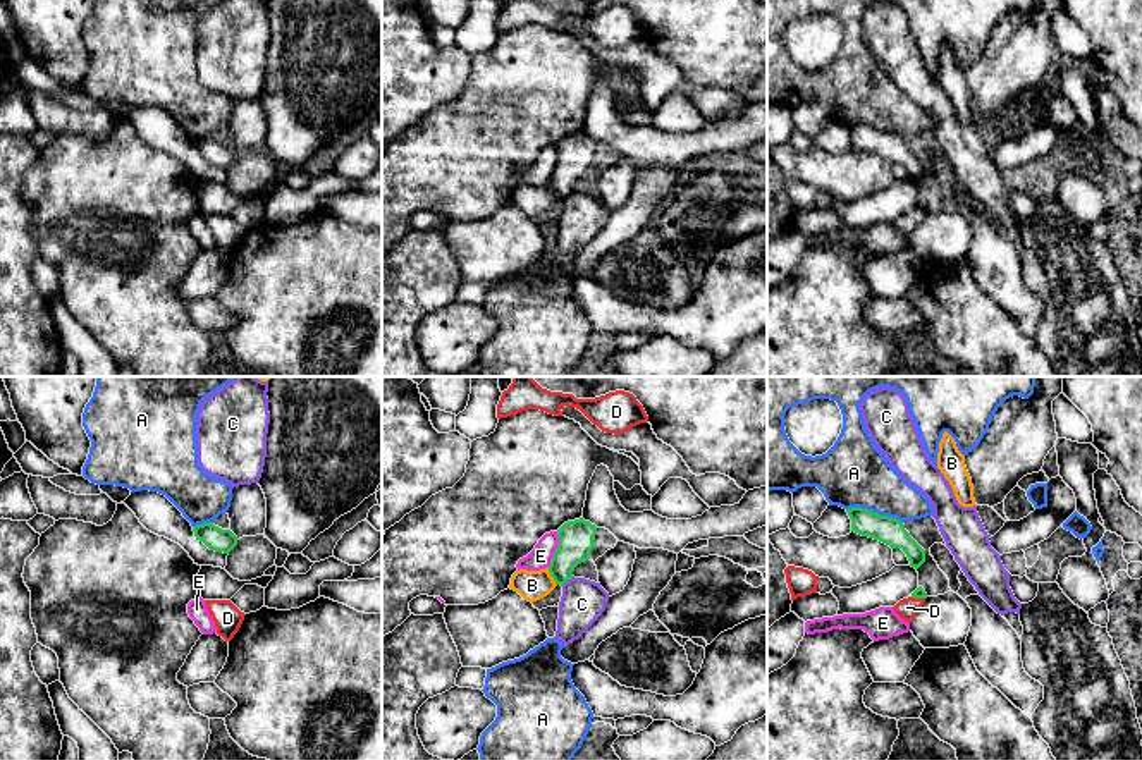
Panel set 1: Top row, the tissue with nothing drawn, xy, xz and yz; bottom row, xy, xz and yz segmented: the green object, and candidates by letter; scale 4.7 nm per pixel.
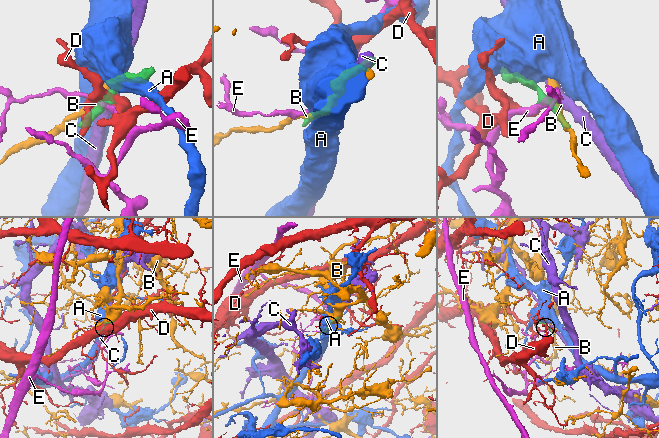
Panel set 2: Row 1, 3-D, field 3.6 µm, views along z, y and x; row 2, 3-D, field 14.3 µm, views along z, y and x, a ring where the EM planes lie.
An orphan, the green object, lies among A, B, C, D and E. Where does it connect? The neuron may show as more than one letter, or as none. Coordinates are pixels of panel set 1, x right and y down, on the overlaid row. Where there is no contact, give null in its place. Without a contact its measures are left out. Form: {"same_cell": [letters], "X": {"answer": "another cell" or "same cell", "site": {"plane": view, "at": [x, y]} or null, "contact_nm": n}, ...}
{"same_cell": ["D"], "A": {"answer": "another cell", "site": {"plane": "yz", "at": [874, 513]}, "contact_nm": 280}, "B": {"answer": "another cell", "site": {"plane": "xz", "at": [551, 575]}, "contact_nm": 100}, "C": {"answer": "another cell", "site": {"plane": "xz", "at": [566, 580]}, "contact_nm": 80}, "D": {"answer": "same cell", "site": {"plane": "yz", "at": [919, 597]}, "contact_nm": 70}, "E": {"answer": "another cell", "site": {"plane": "xz", "at": [558, 549]}, "contact_nm": 180}}

